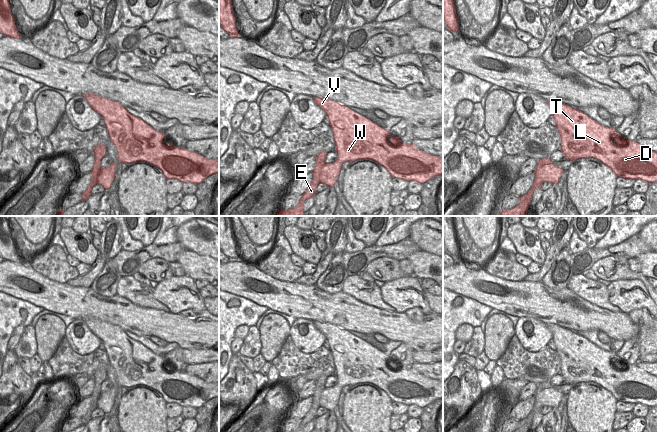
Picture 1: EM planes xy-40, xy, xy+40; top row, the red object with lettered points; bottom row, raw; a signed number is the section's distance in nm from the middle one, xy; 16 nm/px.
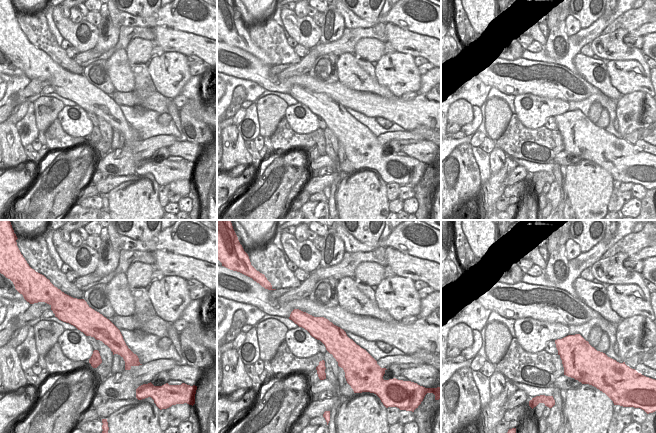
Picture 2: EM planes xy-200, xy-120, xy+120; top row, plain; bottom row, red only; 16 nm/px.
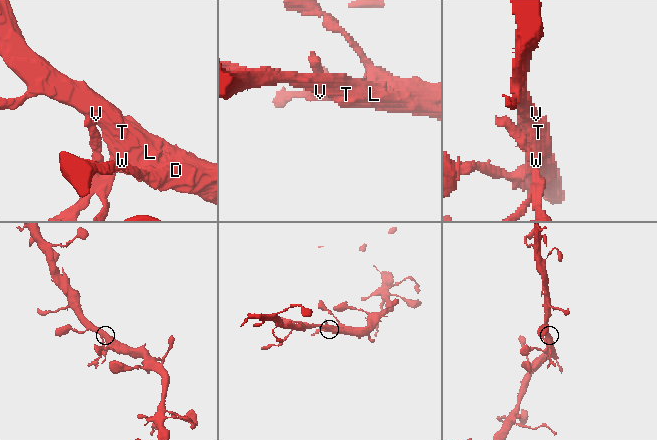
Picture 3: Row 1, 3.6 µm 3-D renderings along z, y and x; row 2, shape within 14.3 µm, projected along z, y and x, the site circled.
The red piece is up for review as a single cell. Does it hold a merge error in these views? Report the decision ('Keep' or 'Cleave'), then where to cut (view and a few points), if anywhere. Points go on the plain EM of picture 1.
Cleave. Split along xy (337, 383), (341, 387).

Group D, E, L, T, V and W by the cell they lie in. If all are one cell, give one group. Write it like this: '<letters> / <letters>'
D L T V W / E

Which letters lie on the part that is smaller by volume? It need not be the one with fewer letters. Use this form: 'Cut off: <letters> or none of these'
Cut off: E.

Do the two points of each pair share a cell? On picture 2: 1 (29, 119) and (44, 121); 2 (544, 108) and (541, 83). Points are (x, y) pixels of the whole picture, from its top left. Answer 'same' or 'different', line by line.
1: different
2: different

